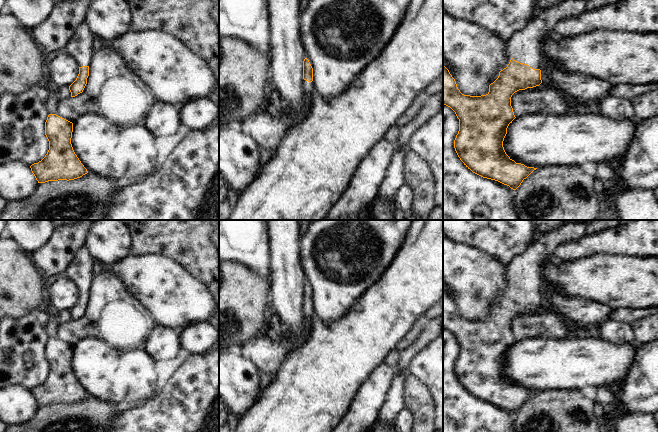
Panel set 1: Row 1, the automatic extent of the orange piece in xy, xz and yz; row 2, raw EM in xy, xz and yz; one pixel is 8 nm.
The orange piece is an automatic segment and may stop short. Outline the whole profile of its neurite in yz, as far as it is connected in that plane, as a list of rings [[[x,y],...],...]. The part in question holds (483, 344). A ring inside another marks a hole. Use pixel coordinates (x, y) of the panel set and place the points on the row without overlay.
[[[564,224],[546,235],[542,235],[522,255],[517,255],[508,266],[512,282],[506,292],[499,296],[498,302],[489,309],[486,319],[464,319],[457,311],[455,303],[443,289],[443,329],[450,331],[459,343],[459,355],[454,364],[455,375],[473,397],[487,403],[498,405],[516,414],[537,392],[516,387],[505,376],[503,365],[507,352],[516,342],[511,330],[512,319],[542,307],[540,287],[544,280],[542,271],[548,258],[563,244],[573,244],[585,236],[589,224]]]

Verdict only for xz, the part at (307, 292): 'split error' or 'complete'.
split error

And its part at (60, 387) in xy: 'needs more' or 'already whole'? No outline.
already whole

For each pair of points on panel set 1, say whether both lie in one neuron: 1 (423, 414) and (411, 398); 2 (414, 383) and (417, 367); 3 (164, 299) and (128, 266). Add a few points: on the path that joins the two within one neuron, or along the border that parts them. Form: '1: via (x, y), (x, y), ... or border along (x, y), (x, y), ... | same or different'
1: via (422, 410), (415, 402) | same
2: border along (409, 373), (416, 376), (431, 394) | different
3: via (155, 290), (137, 273) | same

